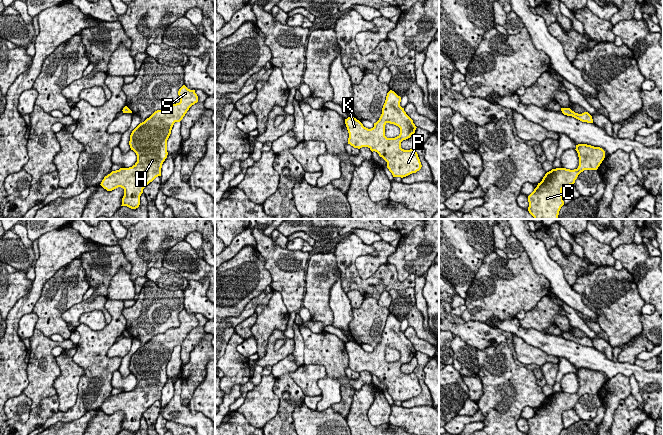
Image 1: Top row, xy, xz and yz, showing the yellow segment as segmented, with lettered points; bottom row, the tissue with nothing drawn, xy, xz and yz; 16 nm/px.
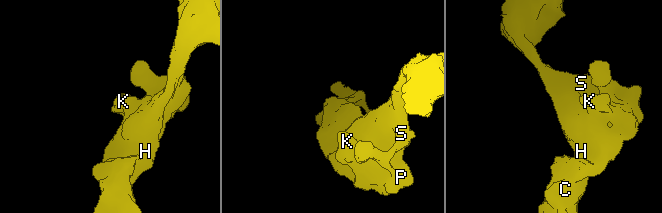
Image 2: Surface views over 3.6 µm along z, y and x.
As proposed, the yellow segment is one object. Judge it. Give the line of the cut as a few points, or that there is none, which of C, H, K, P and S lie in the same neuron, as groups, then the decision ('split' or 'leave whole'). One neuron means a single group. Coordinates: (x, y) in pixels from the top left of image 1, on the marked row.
no cut | C H K P S | leave whole

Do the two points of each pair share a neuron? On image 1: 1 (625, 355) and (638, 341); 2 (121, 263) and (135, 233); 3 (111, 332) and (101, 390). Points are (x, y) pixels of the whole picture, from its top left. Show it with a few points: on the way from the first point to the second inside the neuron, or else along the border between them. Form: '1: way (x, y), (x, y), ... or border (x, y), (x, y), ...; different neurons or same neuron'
1: way (628, 352), (636, 344); same neuron
2: border (104, 244), (121, 248), (130, 271); different neurons
3: way (100, 346), (100, 376); same neuron

